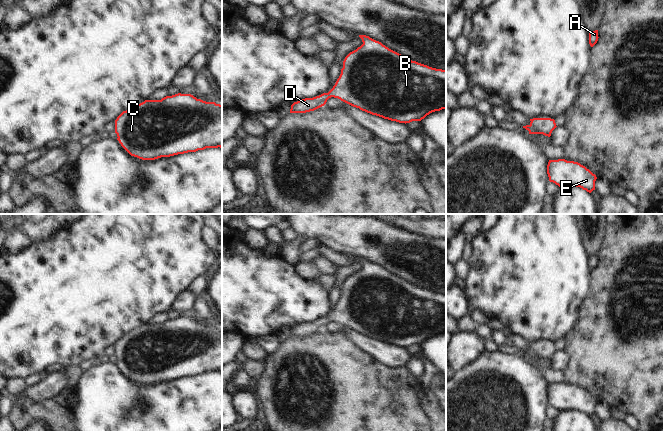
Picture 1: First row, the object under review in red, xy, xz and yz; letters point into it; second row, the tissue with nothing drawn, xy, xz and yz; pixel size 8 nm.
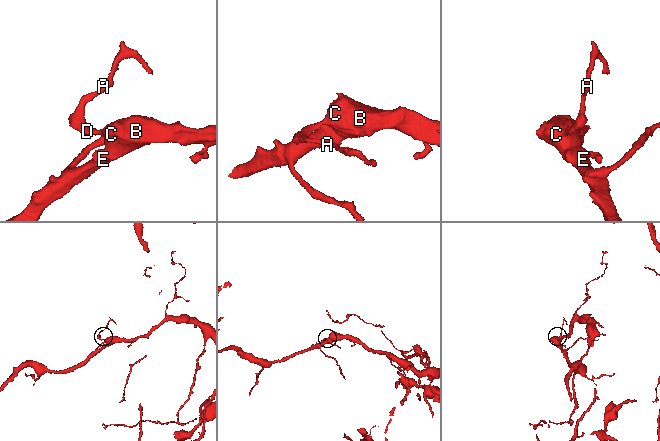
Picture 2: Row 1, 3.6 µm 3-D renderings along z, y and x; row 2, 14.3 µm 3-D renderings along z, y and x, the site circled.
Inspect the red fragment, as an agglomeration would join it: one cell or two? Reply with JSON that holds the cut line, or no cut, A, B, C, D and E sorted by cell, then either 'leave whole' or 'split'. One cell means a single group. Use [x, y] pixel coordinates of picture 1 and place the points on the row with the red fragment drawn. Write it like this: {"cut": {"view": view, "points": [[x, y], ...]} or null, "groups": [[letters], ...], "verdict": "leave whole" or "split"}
{"cut": null, "groups": [["A", "B", "C", "D", "E"]], "verdict": "leave whole"}

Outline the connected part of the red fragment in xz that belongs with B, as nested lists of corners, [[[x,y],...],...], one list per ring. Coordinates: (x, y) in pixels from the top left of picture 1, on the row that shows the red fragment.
[[[369,36],[359,37],[363,44],[345,57],[333,88],[328,93],[294,102],[290,113],[314,111],[331,97],[372,115],[405,124],[421,121],[432,112],[446,109],[446,70],[412,61]]]

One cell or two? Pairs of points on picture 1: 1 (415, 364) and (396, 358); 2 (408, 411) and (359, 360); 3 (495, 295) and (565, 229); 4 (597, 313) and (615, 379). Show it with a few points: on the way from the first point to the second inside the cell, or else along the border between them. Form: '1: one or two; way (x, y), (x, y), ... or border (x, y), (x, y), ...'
1: two; border (412, 355), (404, 366)
2: one; way (395, 398), (370, 373)
3: one; way (512, 278), (548, 243)
4: one; way (611, 329), (615, 334), (615, 363)

